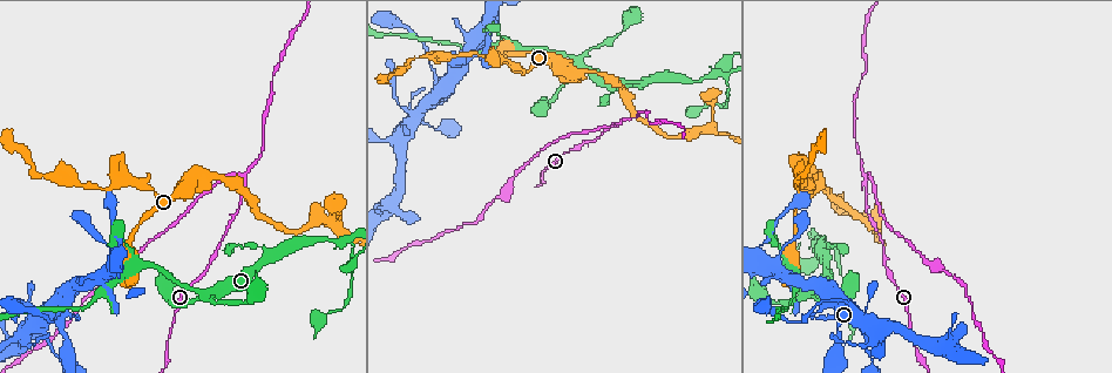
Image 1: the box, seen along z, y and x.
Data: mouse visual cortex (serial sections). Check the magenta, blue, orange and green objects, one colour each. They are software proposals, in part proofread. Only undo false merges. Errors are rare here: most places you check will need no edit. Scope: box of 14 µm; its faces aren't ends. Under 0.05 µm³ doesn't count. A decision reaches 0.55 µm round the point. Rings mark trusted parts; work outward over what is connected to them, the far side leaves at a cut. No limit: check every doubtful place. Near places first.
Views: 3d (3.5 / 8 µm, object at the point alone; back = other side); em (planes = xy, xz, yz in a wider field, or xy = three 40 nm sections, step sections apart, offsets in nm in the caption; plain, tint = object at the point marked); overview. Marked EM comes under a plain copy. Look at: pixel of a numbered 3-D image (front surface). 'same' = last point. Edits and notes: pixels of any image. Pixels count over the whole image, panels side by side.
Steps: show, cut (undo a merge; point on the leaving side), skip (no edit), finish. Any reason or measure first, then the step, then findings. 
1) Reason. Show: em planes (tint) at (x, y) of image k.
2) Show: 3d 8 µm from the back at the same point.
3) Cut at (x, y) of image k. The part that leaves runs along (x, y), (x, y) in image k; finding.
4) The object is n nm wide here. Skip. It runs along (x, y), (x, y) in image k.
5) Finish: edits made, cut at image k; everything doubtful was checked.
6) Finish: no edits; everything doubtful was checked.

Two arms in line, one across. Show: 3d 3.5 µm at (866, 177) of image 1.

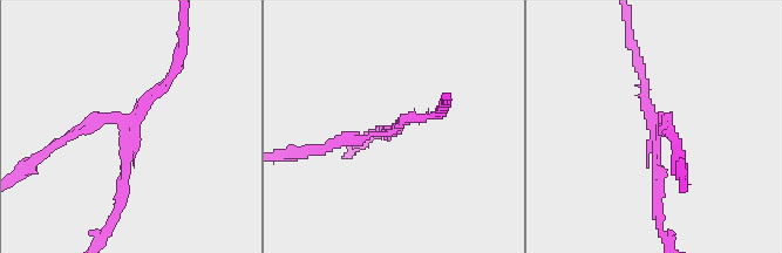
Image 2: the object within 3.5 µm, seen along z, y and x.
3 arms meet here; the arms are 100, 150, 150 nm wide. Show: em xy step 3 (tint) at (392, 132) of image 2.

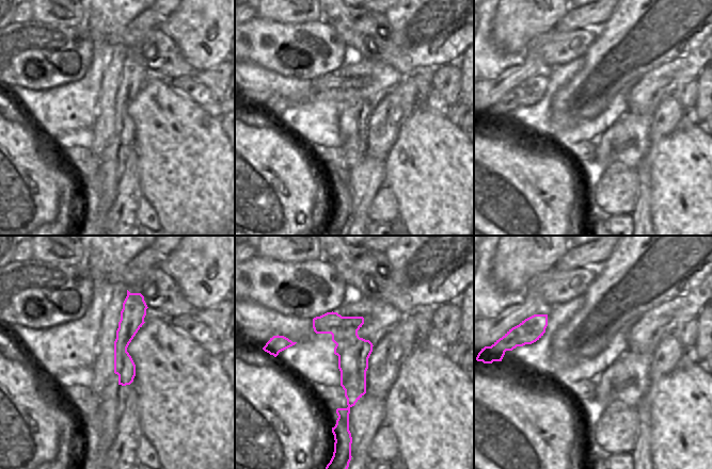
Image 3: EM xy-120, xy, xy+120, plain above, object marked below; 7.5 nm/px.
Cut at (341, 139) of image 2. The part that leaves runs along (386, 132), (296, 154) in image 2; two cells meet here.

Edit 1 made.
Show: overview.

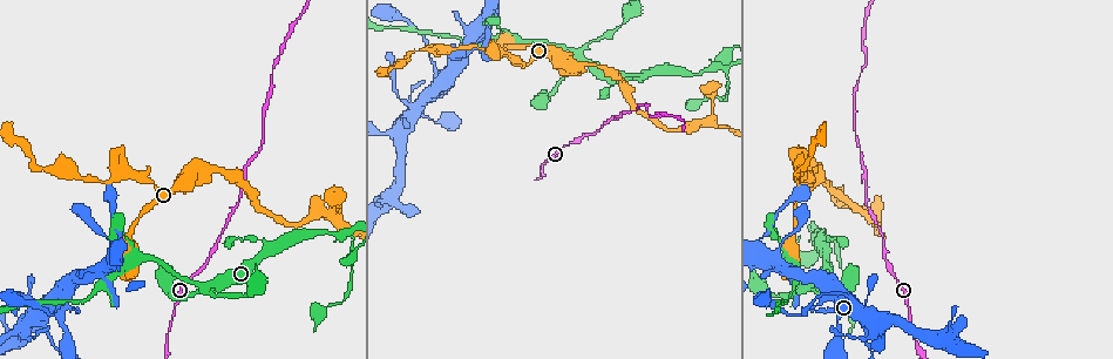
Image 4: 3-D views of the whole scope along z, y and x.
Thin arm on a thick one. Show: 3d 3.5 µm at (579, 55) of image 4.

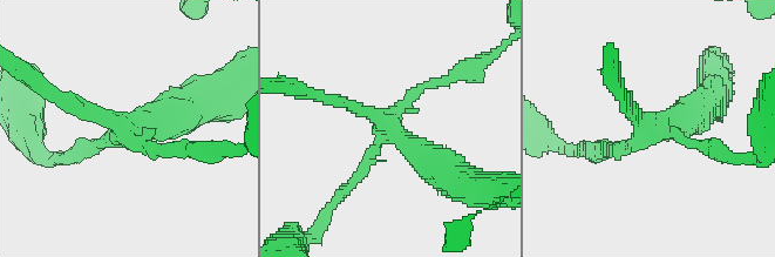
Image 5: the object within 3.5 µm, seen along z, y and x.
4 arms meet here; the arms are 150, 150, 200, 500 nm wide. Show: em xy step 1 (tint) at (126, 129) of image 5.

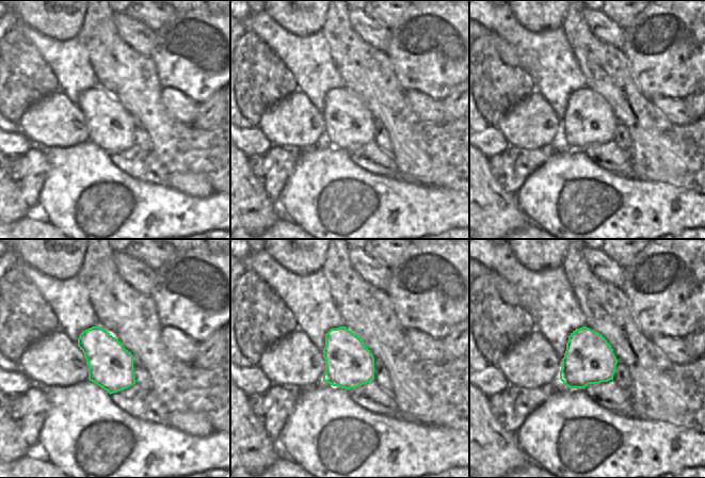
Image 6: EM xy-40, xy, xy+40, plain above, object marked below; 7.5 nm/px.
Show: em xy step 2 (tint) at the same point.

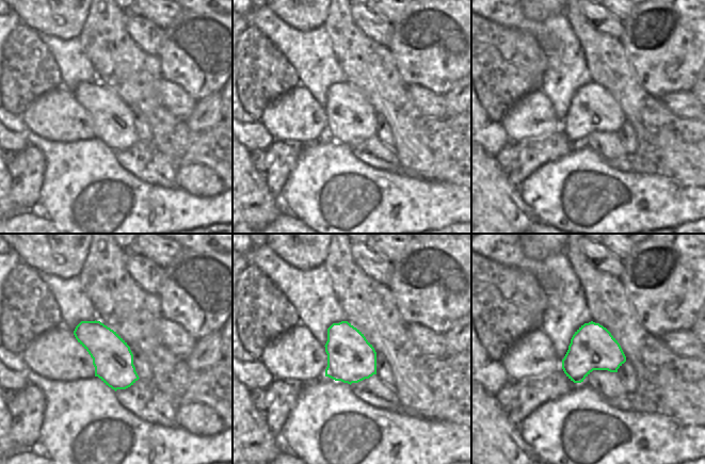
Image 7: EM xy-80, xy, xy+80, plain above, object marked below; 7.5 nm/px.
Skip. It runs along (448, 173), (375, 115), (321, 97) in image 5; all the same cell.

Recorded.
Sudden change in width. Show: 3d 3.5 µm at (435, 69) of image 4.

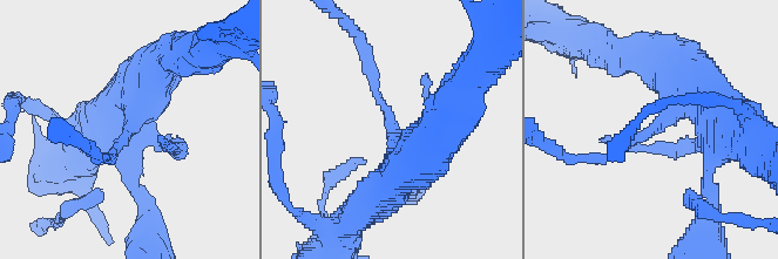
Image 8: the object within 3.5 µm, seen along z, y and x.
The arms are 150, 600 nm wide. Show: em xy step 2 (tint) at (646, 131) of image 8.

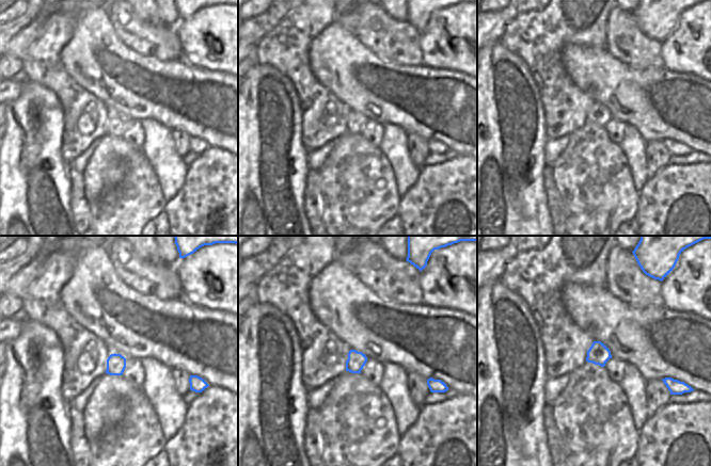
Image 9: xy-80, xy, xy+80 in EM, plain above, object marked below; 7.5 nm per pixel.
Skip. It runs along (702, 91), (588, 159) in image 8; all the same cell.

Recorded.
Finish: edits made, cut at image 2; everything doubtful was checked.

